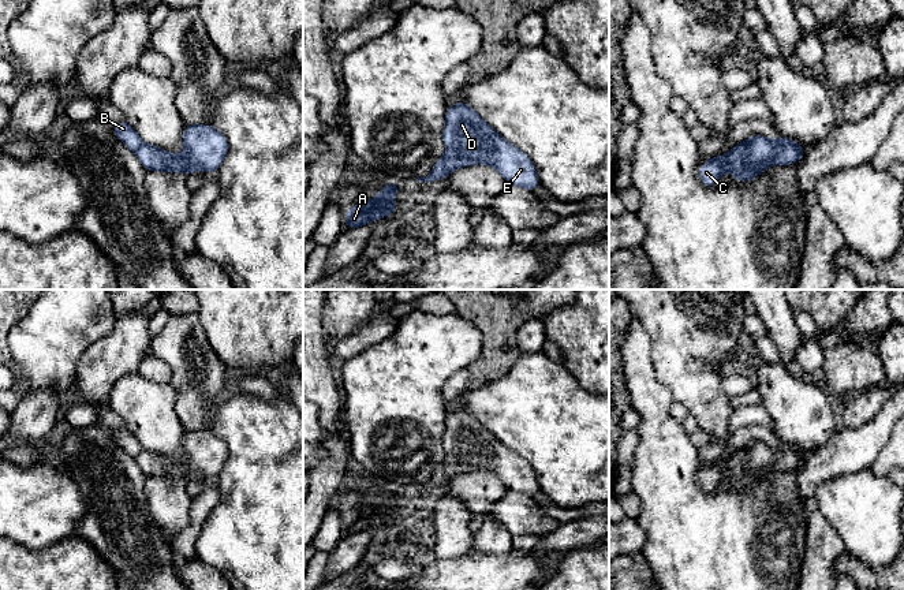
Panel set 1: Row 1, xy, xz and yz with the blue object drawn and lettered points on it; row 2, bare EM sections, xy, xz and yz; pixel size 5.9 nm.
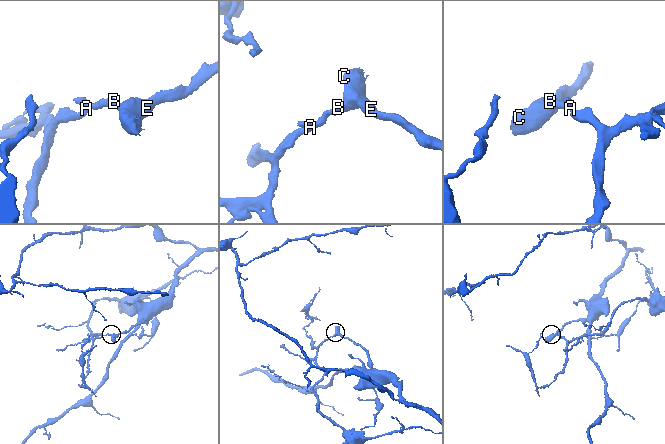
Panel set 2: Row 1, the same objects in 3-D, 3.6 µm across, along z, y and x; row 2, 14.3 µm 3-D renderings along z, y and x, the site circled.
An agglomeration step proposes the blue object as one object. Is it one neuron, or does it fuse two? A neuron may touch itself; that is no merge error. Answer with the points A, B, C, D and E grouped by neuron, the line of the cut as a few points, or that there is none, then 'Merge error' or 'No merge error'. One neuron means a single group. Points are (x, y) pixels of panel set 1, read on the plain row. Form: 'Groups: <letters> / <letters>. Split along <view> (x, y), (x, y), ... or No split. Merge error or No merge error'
Groups: A B / C D E. Split along yz (777, 447), (783, 451), (794, 451), (802, 456). Merge error

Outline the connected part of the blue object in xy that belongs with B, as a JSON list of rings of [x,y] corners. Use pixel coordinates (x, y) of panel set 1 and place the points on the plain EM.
[[[112,429],[112,434],[115,441],[132,458],[138,458],[142,452],[141,442],[135,438],[135,436],[127,429]]]

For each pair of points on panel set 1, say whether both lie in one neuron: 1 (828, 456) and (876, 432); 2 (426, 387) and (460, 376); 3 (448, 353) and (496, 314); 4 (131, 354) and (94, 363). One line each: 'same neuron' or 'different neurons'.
1: same neuron
2: different neurons
3: different neurons
4: same neuron

